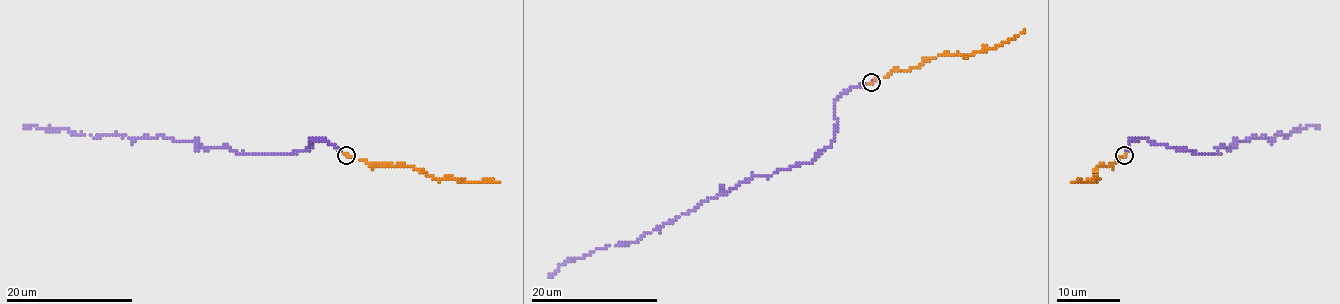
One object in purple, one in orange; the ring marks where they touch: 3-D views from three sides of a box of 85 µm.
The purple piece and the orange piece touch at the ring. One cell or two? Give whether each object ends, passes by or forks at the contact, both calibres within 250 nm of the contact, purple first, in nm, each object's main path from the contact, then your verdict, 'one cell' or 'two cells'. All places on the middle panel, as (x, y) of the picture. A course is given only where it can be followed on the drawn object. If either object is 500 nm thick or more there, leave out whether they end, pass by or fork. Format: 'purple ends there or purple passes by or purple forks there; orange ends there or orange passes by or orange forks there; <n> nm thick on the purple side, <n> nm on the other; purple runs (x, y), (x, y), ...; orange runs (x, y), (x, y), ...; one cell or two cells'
purple ends there; orange ends there; 200 nm thick on the purple side, 100 nm on the other; purple runs (871, 83), (847, 89), (833, 102), (835, 138), (808, 163), (754, 175), (637, 241), (570, 257), (548, 276); orange runs (871, 83), (878, 78), (887, 78), (893, 71), (920, 67), (943, 54), (962, 56), (998, 46), (1025, 30); one cell

